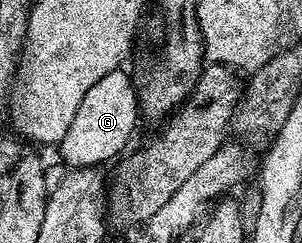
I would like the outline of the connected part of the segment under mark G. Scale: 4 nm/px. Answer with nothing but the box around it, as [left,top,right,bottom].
[58,69,140,168]

